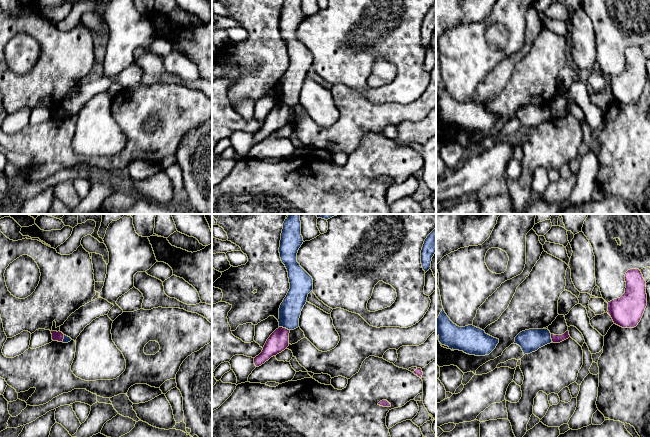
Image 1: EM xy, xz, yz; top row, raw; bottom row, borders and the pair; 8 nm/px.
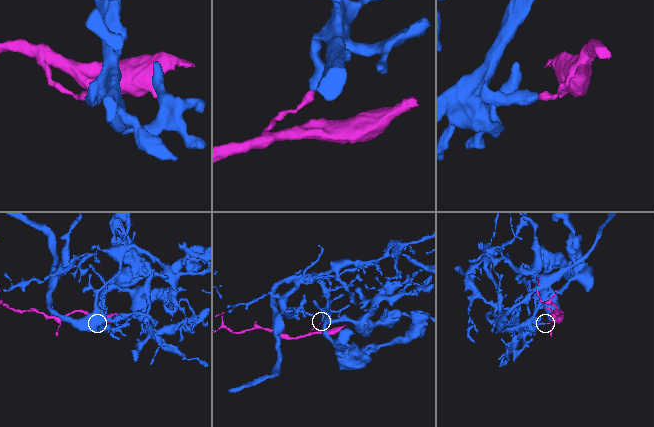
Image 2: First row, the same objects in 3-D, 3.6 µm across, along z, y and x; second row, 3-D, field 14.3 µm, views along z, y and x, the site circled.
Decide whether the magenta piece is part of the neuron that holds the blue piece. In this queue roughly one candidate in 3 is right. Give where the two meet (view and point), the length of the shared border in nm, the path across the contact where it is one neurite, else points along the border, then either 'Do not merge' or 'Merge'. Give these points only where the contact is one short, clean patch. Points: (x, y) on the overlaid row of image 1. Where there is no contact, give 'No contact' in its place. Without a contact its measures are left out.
Touches blue at xz (284, 327). Shared border 90 nm. Boundary: xz (279, 326), (289, 330). Do not merge

